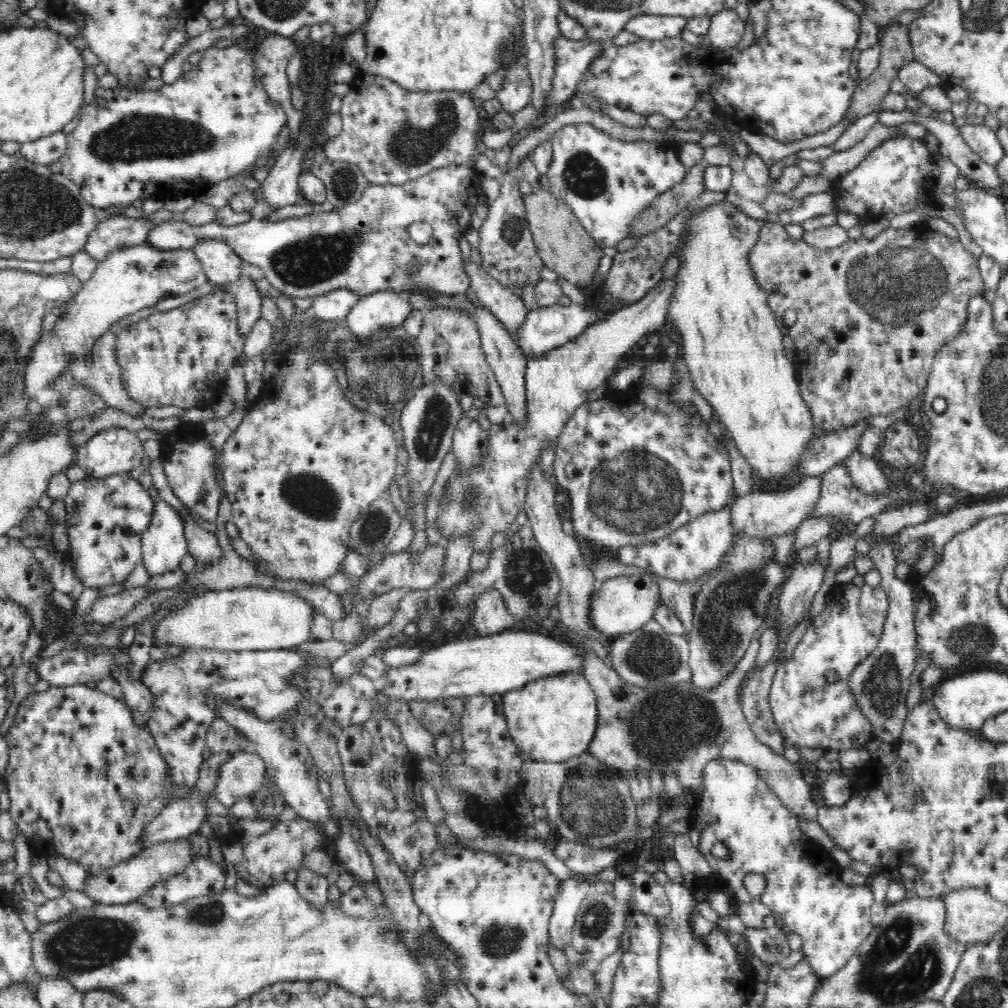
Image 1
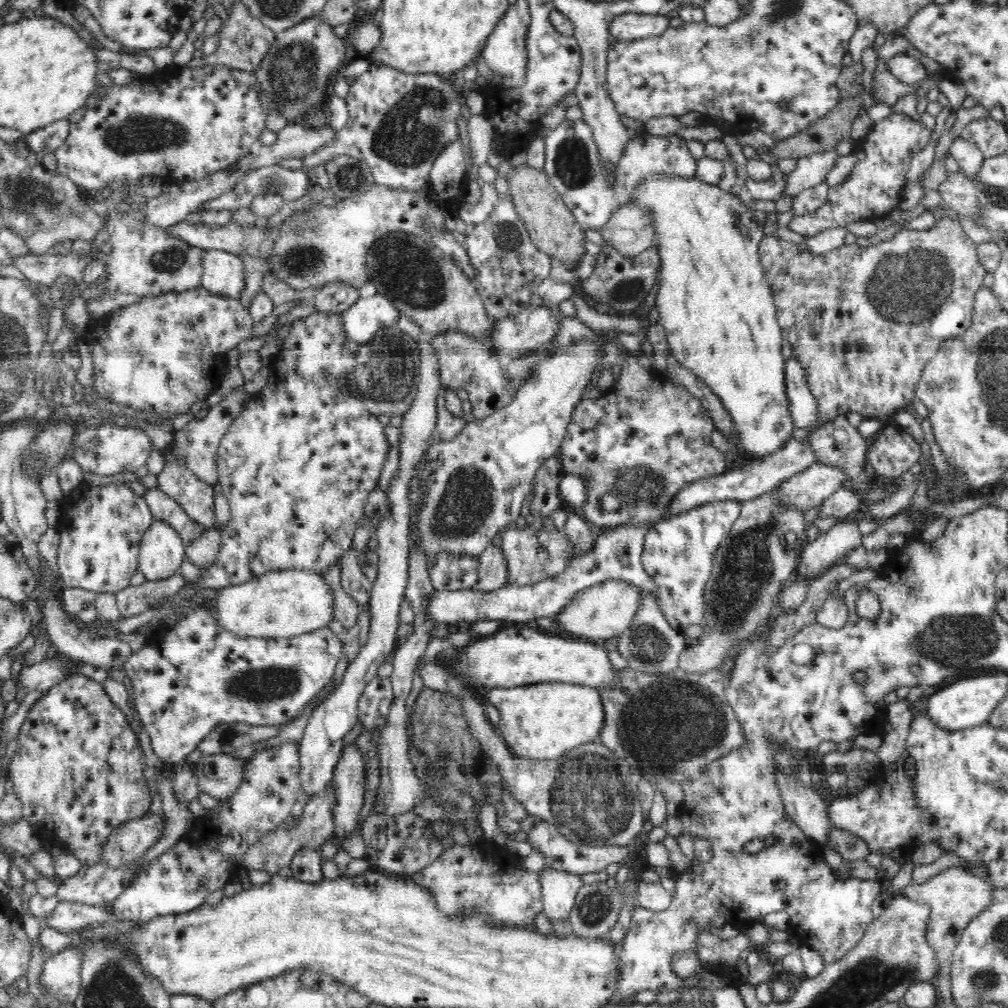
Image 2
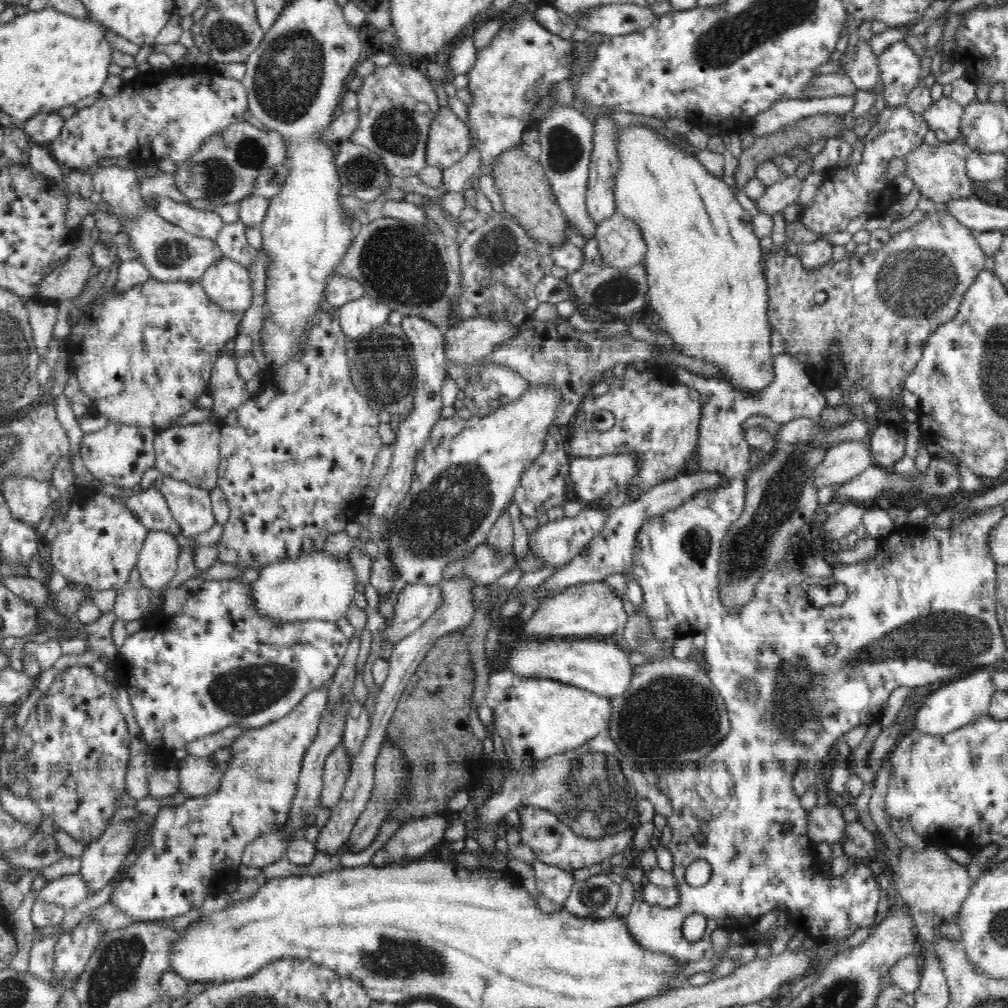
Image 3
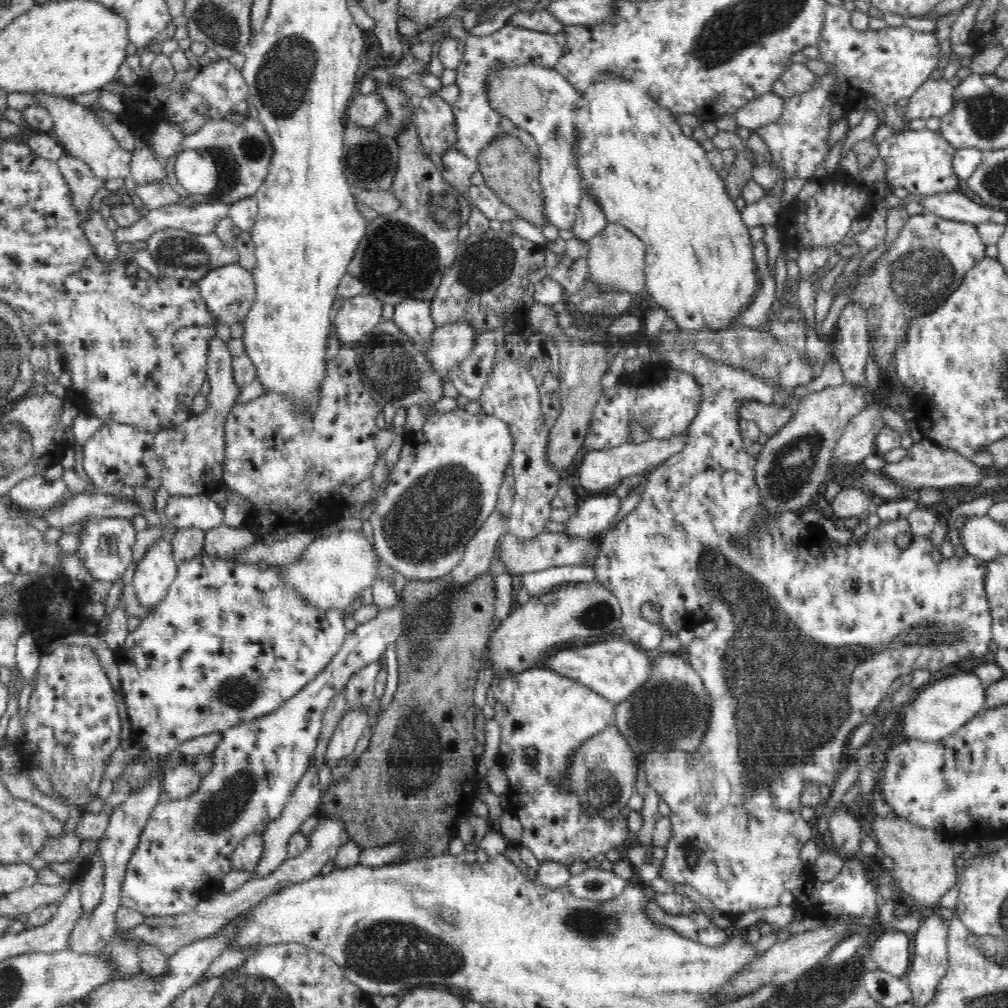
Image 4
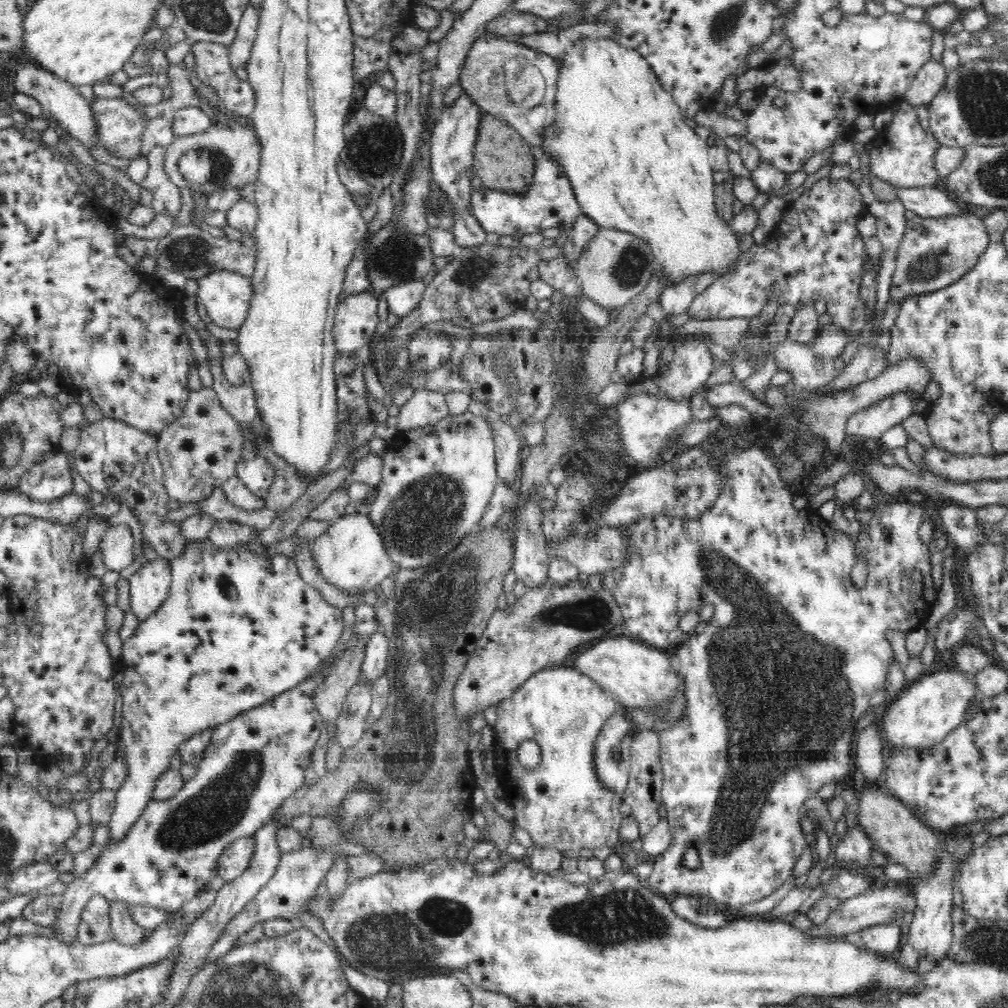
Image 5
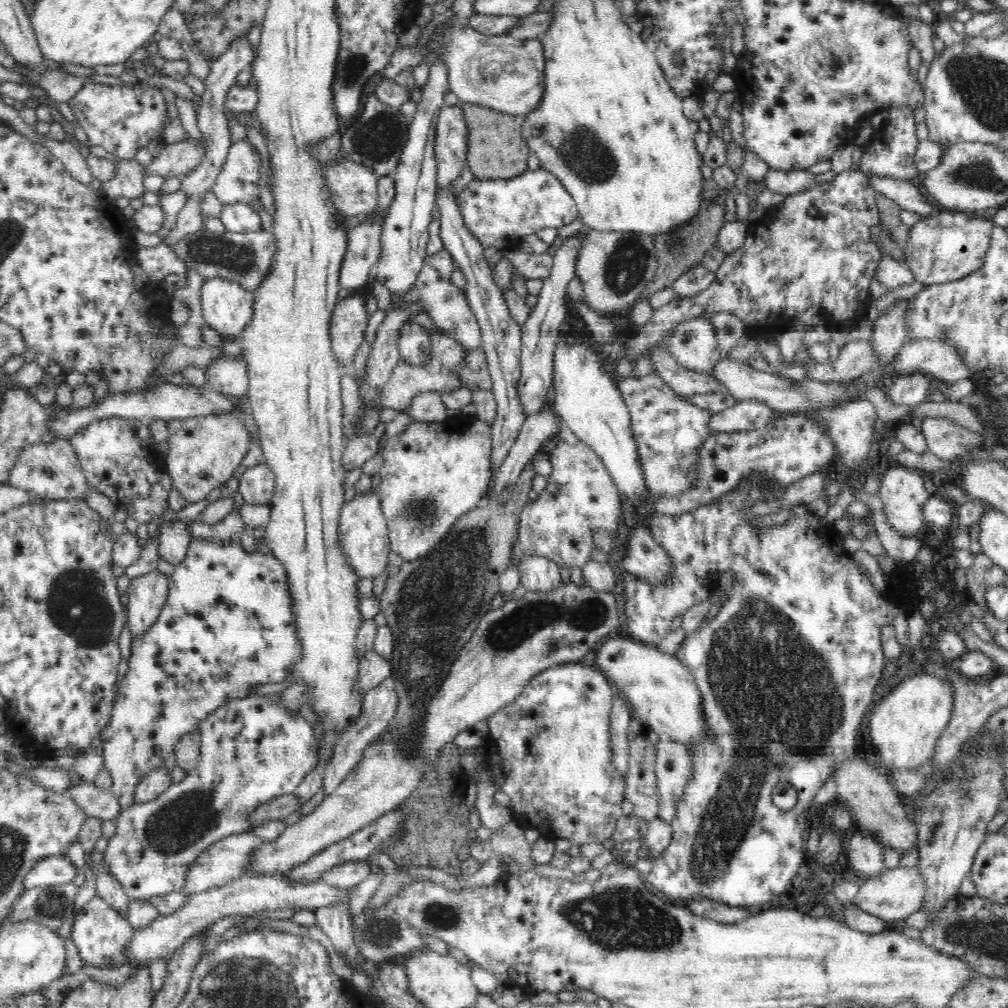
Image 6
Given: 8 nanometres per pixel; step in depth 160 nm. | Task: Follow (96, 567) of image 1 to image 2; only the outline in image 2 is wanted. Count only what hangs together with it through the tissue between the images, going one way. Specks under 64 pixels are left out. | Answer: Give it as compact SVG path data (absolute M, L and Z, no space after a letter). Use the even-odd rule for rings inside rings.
M116 480L108 485L94 487L84 482L75 494L74 504L68 508L68 524L60 524L57 551L60 589L83 588L96 594L116 594L130 585L130 578L138 571L143 534L154 522L151 511L144 498L135 495L128 484Z

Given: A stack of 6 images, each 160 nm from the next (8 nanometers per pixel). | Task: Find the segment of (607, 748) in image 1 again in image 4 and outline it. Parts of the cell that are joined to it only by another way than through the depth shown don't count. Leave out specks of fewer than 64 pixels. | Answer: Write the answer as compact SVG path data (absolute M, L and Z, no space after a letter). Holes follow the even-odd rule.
M676 654L653 655L652 674L648 682L644 682L640 688L634 690L632 696L624 702L616 704L616 722L620 734L626 736L629 746L640 754L642 752L672 752L672 750L684 750L694 752L698 750L702 742L709 721L709 696L700 675ZM837 807L829 817L827 834L839 851L853 858L860 851L862 829L858 820L852 817L848 808Z

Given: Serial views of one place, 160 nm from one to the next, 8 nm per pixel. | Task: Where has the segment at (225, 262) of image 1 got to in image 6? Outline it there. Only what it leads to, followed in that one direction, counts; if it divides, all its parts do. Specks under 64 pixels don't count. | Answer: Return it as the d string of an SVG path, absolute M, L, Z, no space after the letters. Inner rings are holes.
M225 278L204 279L201 287L203 319L227 339L240 336L254 310L254 293Z

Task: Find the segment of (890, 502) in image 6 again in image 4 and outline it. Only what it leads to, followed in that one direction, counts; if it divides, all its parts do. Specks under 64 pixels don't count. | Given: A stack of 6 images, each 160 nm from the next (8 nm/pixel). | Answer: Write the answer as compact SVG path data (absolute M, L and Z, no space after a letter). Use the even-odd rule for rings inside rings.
M670 349L666 353L665 360L672 369L686 372L692 379L696 379L698 385L702 387L700 410L689 424L684 448L680 450L680 453L670 456L666 462L662 462L660 466L656 466L648 473L648 482L638 506L624 516L614 528L608 530L604 534L604 538L601 538L598 558L593 566L596 573L595 581L613 592L614 597L619 601L622 610L623 636L626 636L628 642L634 643L650 654L655 654L662 640L662 631L660 624L649 622L642 616L643 604L648 603L660 609L660 622L670 633L677 634L682 628L692 630L702 622L714 622L715 624L715 629L708 636L701 639L695 637L691 643L686 645L688 664L700 675L708 691L710 703L707 729L698 750L694 750L694 752L672 750L672 752L666 753L648 752L645 754L644 769L648 783L658 791L661 800L664 800L671 810L669 819L671 820L672 832L665 848L666 856L662 860L659 876L670 885L680 882L680 884L692 886L694 890L709 899L720 912L733 919L751 910L778 905L780 895L786 890L793 893L795 909L800 909L803 912L803 917L838 918L842 915L872 917L878 910L876 905L878 894L876 894L876 888L866 878L864 866L858 860L848 857L836 882L818 881L812 876L811 869L800 860L800 851L804 843L810 839L814 840L817 836L809 822L800 815L802 788L808 780L814 780L812 772L816 772L816 774L822 772L820 784L832 787L836 781L836 776L840 774L842 752L848 736L852 735L852 730L858 725L873 718L876 707L886 697L888 688L898 676L907 675L909 672L914 673L919 668L929 670L930 674L936 673L946 666L964 660L964 658L988 654L988 645L993 640L993 636L991 611L984 586L986 561L968 553L964 554L962 558L954 555L946 559L932 545L929 537L912 534L907 518L898 518L894 522L882 521L880 526L871 528L862 540L858 540L858 544L849 541L846 546L840 546L825 534L819 537L814 546L810 546L810 540L808 540L811 532L810 526L802 522L799 513L790 510L775 515L772 513L772 518L768 520L766 526L755 526L758 516L763 510L761 508L762 496L755 478L757 458L753 458L742 443L742 435L738 429L738 421L741 418L738 409L742 403L749 400L787 407L784 401L792 391L786 388L776 389L760 378L754 378L744 369L737 369L722 364L722 362L716 362L714 359L694 351L694 349ZM692 849L698 850L698 854L700 854L700 862L696 868L690 868L686 864L686 856Z

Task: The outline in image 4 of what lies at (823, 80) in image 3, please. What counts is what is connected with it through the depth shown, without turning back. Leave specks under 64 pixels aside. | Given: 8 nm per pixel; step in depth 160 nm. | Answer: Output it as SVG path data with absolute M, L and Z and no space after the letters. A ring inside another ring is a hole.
M792 63L772 83L771 92L782 98L806 92L814 83L816 75L804 63Z

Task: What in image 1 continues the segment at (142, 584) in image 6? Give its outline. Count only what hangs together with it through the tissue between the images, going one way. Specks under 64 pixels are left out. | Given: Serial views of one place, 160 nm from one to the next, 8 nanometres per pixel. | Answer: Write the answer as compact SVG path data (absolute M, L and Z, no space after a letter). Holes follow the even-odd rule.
M155 504L152 516L150 527L141 535L141 560L154 576L178 569L189 550L182 516L170 504Z

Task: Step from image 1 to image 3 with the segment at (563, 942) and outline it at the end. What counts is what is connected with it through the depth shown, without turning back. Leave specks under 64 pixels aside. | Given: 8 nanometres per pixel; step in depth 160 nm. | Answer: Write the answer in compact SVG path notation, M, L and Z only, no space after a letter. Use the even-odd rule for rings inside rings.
M537 858L533 864L535 883L540 894L556 904L564 905L575 883L571 871L562 870L554 865L544 864Z

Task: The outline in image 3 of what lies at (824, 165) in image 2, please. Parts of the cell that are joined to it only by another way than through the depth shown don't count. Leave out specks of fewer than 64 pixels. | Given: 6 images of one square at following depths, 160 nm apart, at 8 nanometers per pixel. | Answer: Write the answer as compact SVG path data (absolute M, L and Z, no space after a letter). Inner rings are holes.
M788 175L766 187L764 194L755 200L753 212L763 212L773 216L782 212L789 204L796 203L801 191L802 180L795 175Z

